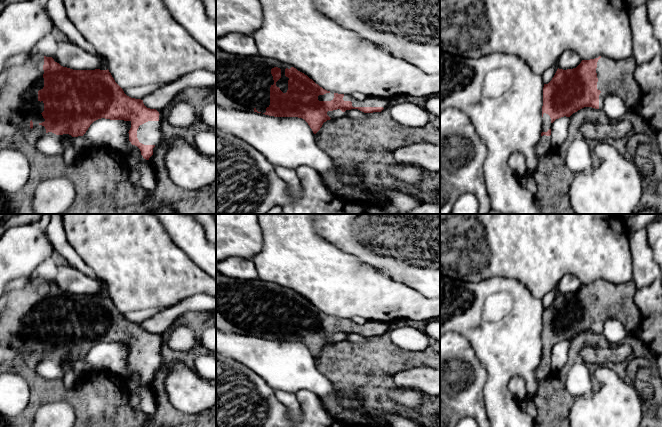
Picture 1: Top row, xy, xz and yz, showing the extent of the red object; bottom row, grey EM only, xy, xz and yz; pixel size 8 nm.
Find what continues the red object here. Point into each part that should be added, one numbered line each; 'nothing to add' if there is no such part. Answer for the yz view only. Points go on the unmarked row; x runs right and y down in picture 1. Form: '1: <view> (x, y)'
1: yz (614, 301)
2: yz (546, 343)

